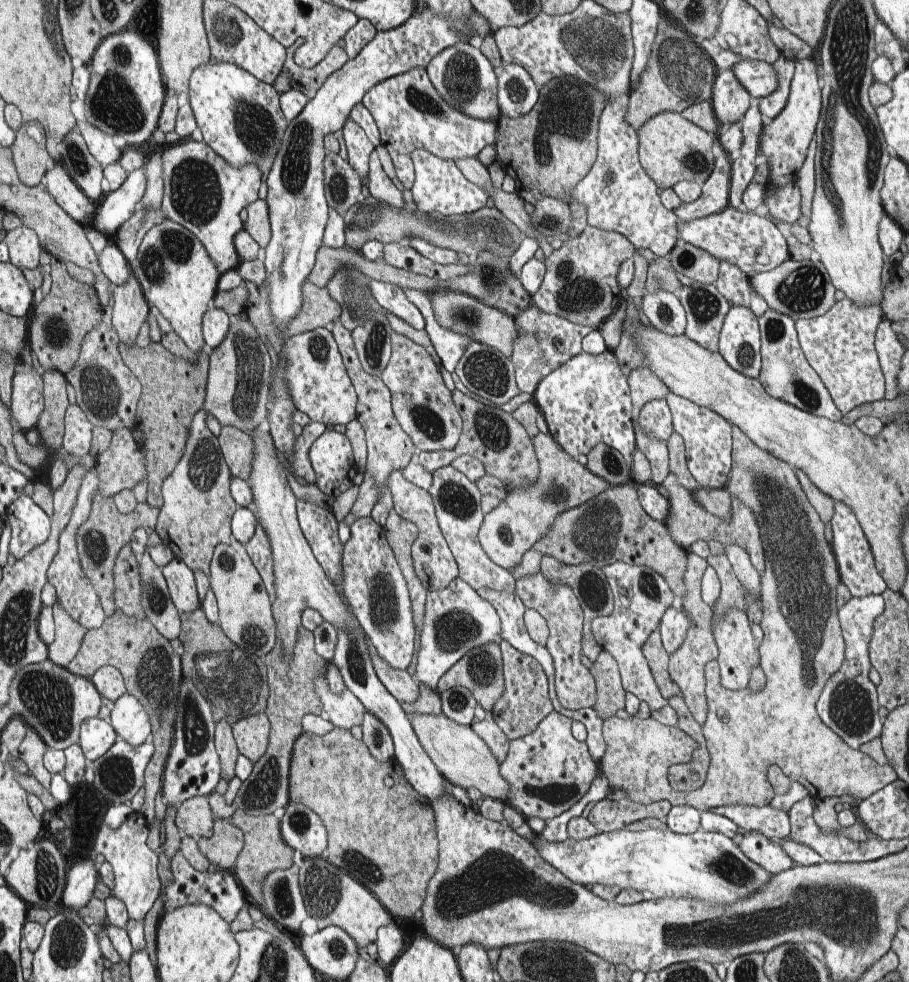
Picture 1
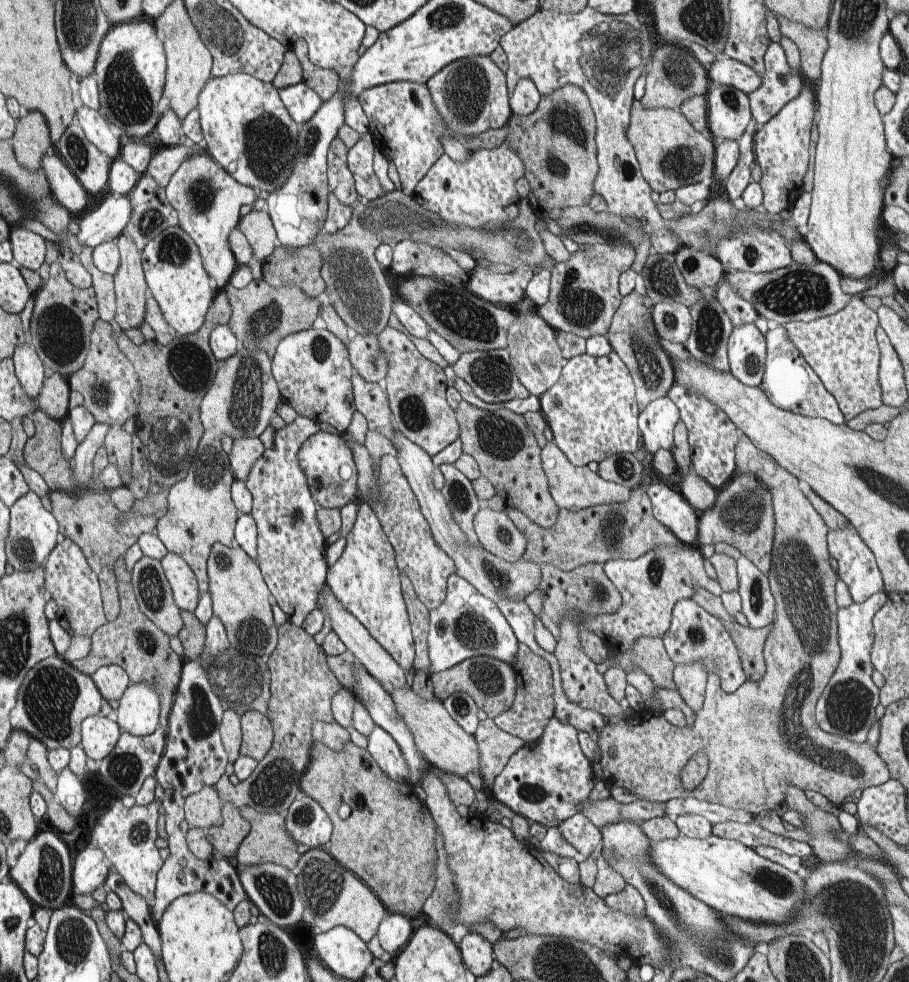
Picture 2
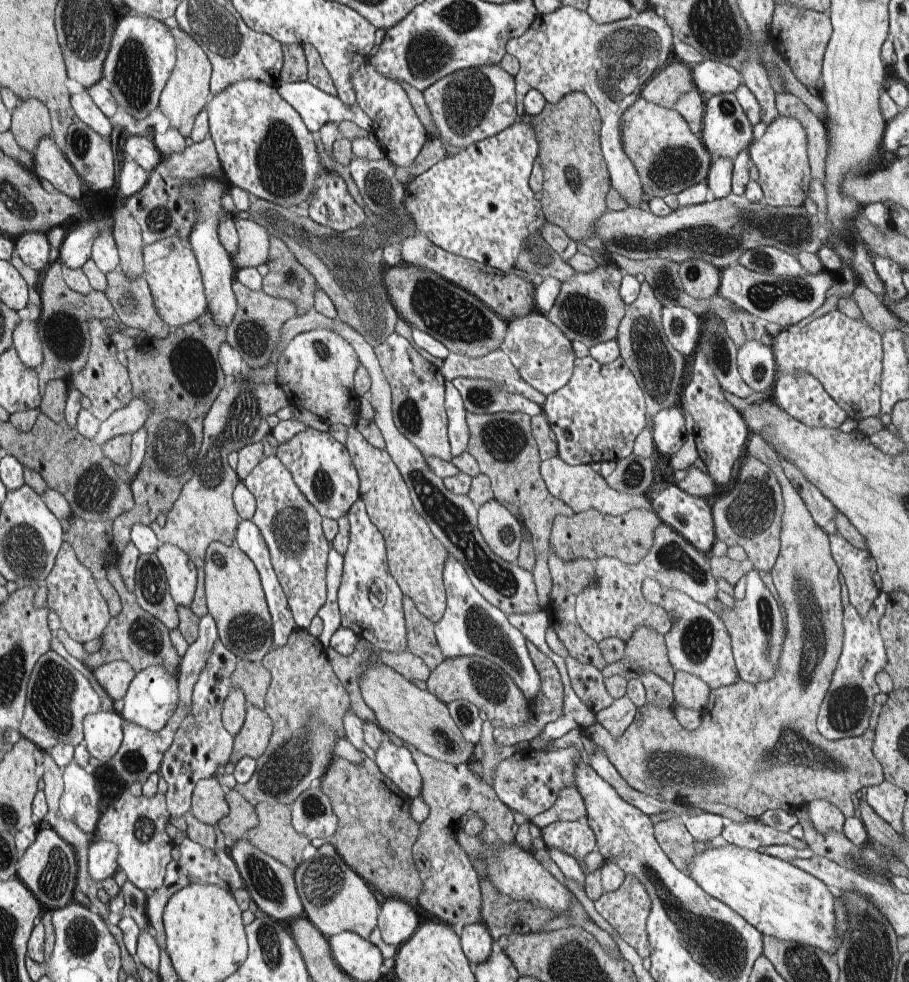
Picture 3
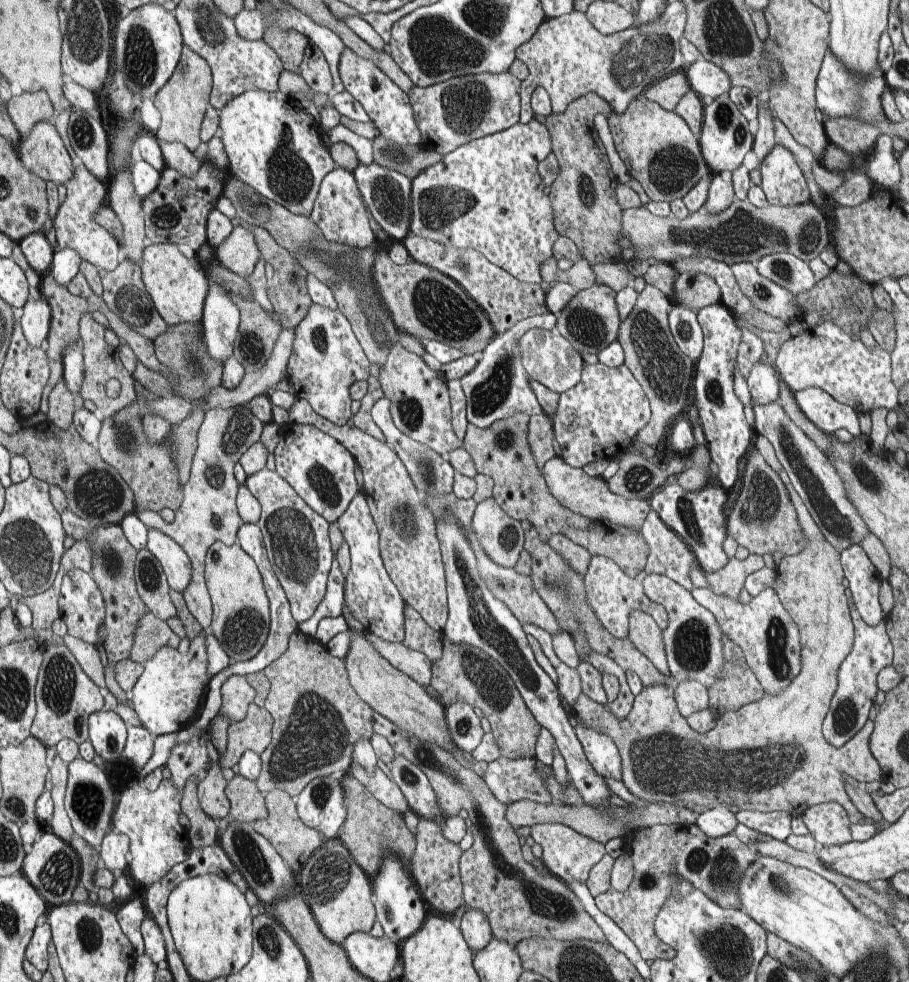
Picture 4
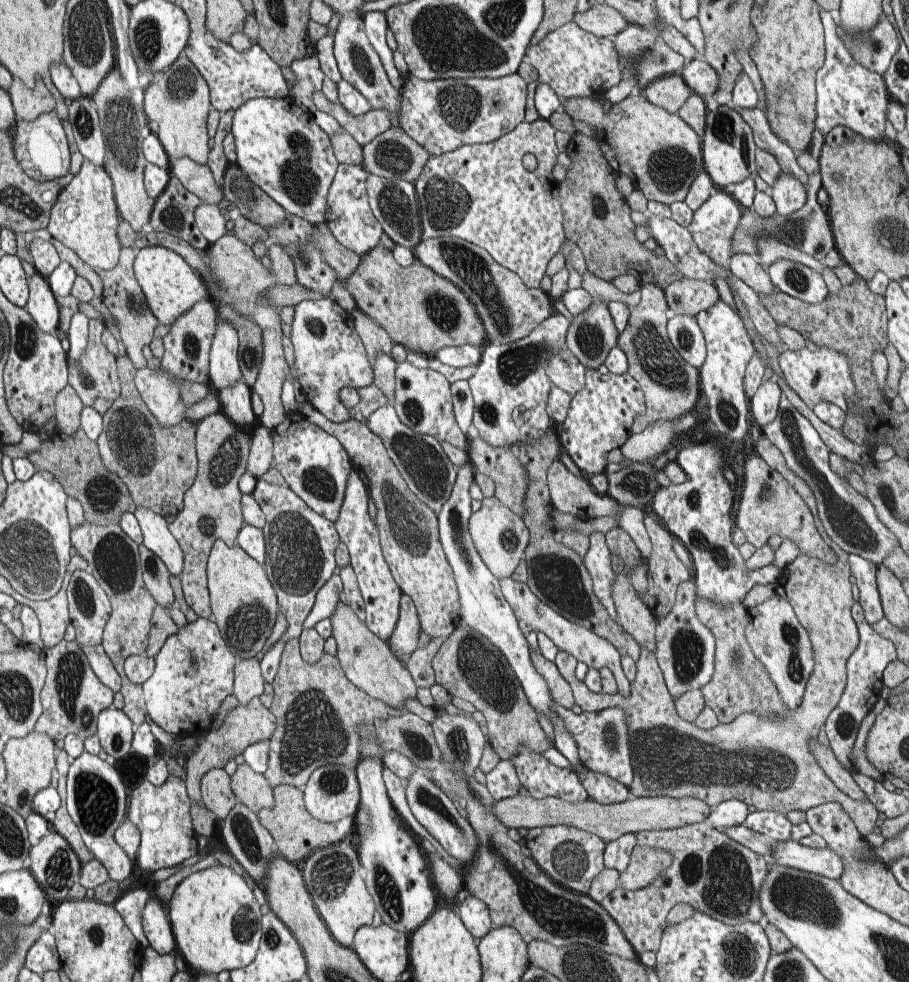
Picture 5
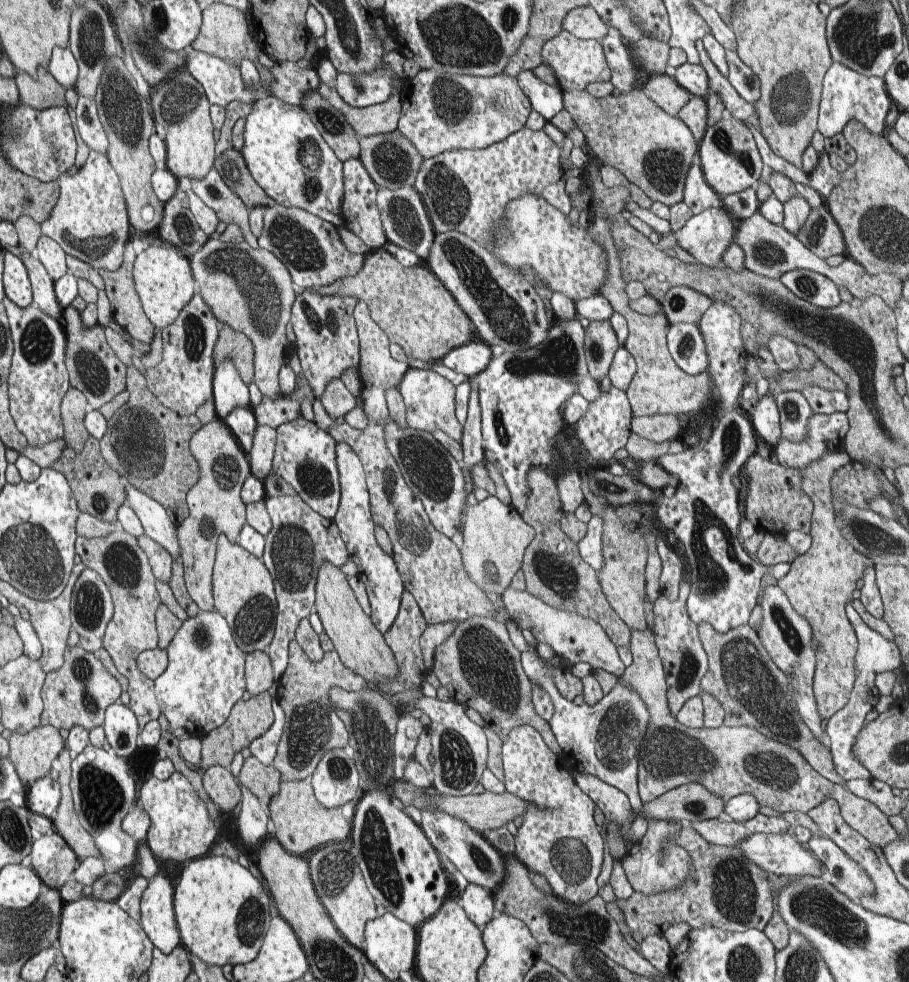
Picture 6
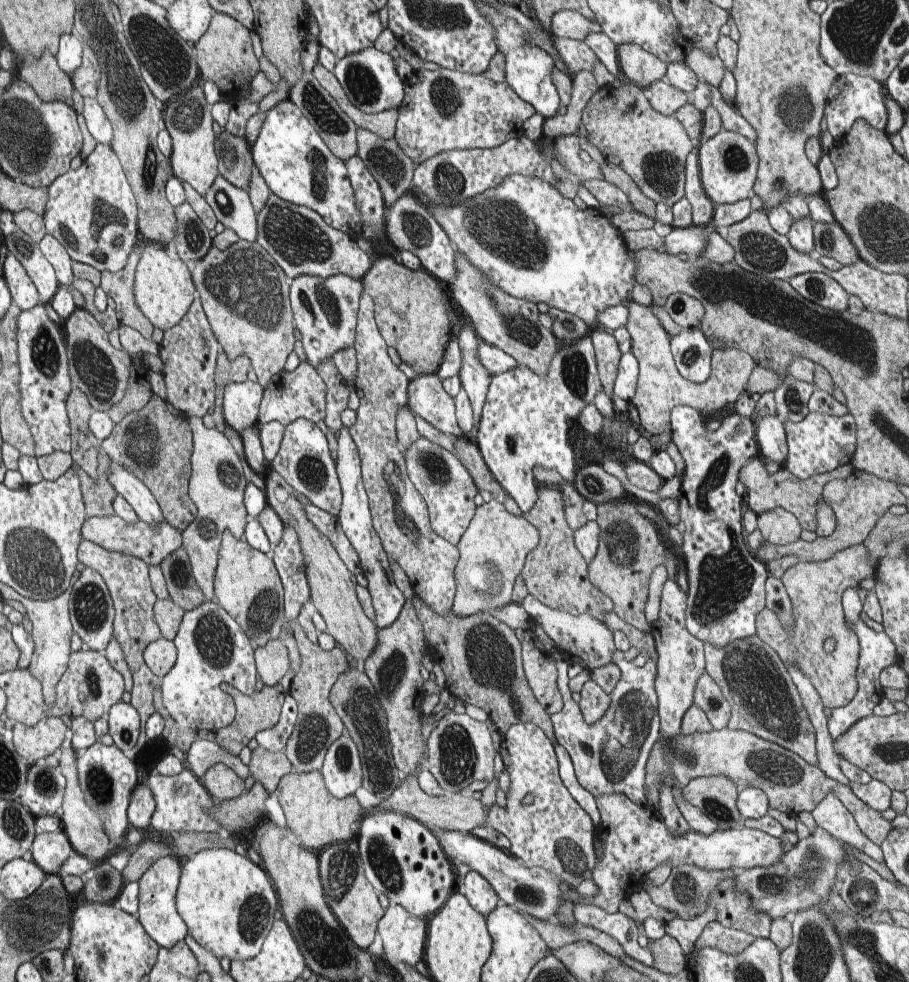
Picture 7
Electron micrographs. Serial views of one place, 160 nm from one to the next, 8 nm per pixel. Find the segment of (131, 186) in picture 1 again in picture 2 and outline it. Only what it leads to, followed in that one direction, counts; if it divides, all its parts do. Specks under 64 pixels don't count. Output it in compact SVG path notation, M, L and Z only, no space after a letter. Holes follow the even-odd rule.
M110 194L106 196L106 199L102 204L96 206L93 210L84 212L77 220L79 232L76 238L87 247L95 247L106 241L118 239L123 231L126 230L127 224L131 220L131 212L133 206L129 195L114 195Z

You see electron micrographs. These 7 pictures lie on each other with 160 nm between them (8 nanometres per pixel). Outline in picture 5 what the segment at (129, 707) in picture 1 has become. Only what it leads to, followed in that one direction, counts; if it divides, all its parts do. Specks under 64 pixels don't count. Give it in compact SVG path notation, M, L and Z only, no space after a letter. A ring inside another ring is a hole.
M199 617L196 622L187 623L154 657L154 671L142 684L148 719L180 738L200 738L204 732L209 733L220 704L232 695L234 659L212 618Z

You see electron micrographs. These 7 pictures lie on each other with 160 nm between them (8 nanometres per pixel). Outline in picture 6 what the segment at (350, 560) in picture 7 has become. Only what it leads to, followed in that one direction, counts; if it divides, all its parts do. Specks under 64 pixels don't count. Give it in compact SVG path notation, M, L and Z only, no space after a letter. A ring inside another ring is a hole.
M265 496L264 504L271 516L272 528L265 536L265 551L261 559L270 571L275 584L277 613L275 633L269 644L274 678L279 678L289 661L289 644L295 638L298 623L307 618L319 636L325 632L322 621L315 611L315 584L319 568L324 563L341 567L348 559L349 552L340 536L337 524L312 510L300 496Z

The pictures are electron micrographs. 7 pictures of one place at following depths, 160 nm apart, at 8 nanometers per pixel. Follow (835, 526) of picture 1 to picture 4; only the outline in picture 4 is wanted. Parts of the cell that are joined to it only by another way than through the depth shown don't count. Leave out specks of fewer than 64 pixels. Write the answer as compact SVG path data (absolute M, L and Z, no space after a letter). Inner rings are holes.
M852 545L840 554L839 561L858 612L866 624L875 627L883 620L879 603L881 578L878 569L860 545Z

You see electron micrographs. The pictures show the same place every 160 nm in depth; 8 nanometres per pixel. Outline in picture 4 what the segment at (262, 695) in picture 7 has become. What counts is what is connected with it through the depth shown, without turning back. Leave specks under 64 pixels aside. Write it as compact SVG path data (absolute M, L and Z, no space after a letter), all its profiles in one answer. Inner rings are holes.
M250 703L244 720L230 723L227 728L227 749L220 757L220 768L232 768L247 750L262 754L272 742L273 716L267 708ZM190 777L183 786L183 811L190 820L188 838L191 840L192 848L209 847L216 843L218 838L217 821L210 818L199 803L197 786L200 779Z

